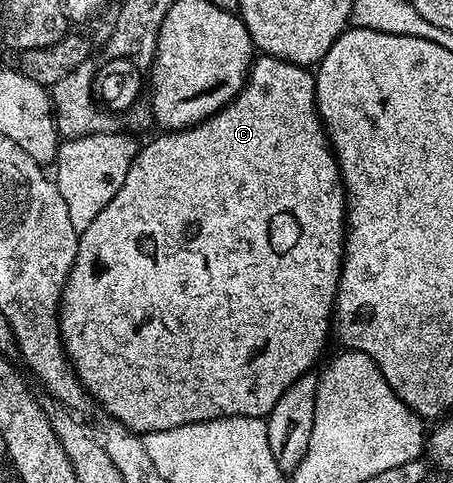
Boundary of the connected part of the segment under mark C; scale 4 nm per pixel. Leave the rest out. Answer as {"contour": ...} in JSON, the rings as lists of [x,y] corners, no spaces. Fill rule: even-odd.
{"contour":[[[271,54],[255,57],[250,73],[246,75],[245,86],[224,109],[202,122],[197,122],[194,126],[189,126],[186,130],[159,133],[159,138],[152,139],[147,146],[143,145],[132,160],[128,174],[124,177],[124,184],[120,185],[120,190],[116,192],[112,200],[108,201],[108,204],[104,205],[104,208],[101,208],[99,215],[92,220],[92,224],[79,233],[76,260],[72,264],[70,275],[62,289],[62,302],[58,306],[58,327],[62,333],[62,346],[66,350],[70,365],[74,368],[74,374],[80,380],[82,387],[86,389],[86,393],[111,418],[124,424],[139,436],[180,428],[184,424],[193,422],[207,422],[213,418],[231,418],[232,416],[265,418],[275,404],[287,397],[286,389],[305,370],[313,368],[314,361],[321,356],[322,349],[326,346],[326,341],[332,338],[334,301],[338,295],[338,281],[342,271],[342,251],[346,245],[346,188],[342,185],[342,173],[338,171],[338,160],[330,148],[330,139],[326,137],[326,127],[323,126],[322,119],[318,117],[318,105],[314,102],[314,80],[315,75],[307,67],[297,66],[282,58],[274,58]]]}

